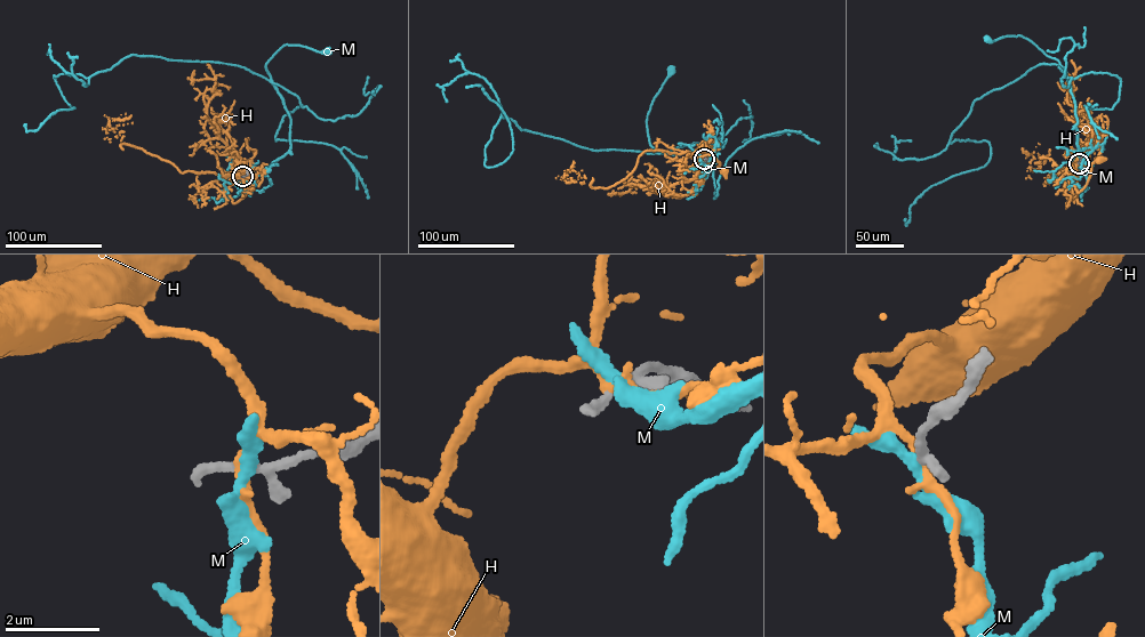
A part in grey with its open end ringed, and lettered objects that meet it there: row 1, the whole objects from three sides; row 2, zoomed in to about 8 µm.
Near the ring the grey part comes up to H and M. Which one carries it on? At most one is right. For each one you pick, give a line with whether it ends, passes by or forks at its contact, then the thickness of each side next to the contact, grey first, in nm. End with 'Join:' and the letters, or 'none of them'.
Join: none of them

